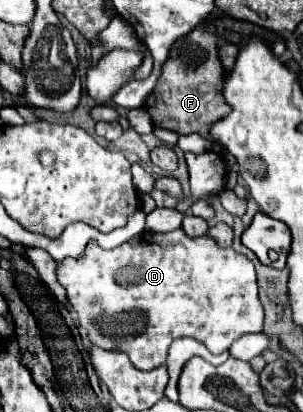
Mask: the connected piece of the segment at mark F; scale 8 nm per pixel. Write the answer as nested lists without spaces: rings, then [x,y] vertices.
[[[196,27],[192,29],[192,33],[186,33],[184,37],[174,41],[168,53],[168,61],[164,63],[164,69],[160,73],[160,81],[156,81],[156,89],[148,95],[146,111],[154,127],[172,129],[180,135],[198,133],[210,139],[208,127],[230,111],[222,97],[222,85],[224,69],[220,67],[216,41],[210,33]]]

